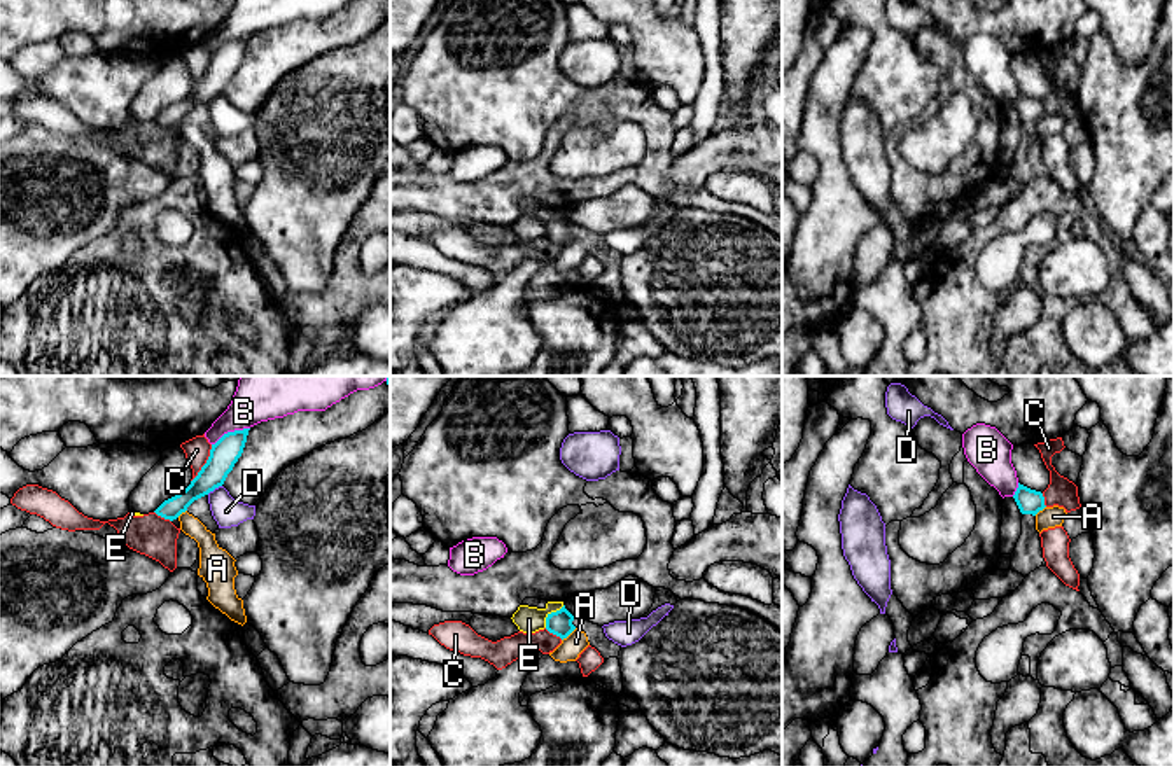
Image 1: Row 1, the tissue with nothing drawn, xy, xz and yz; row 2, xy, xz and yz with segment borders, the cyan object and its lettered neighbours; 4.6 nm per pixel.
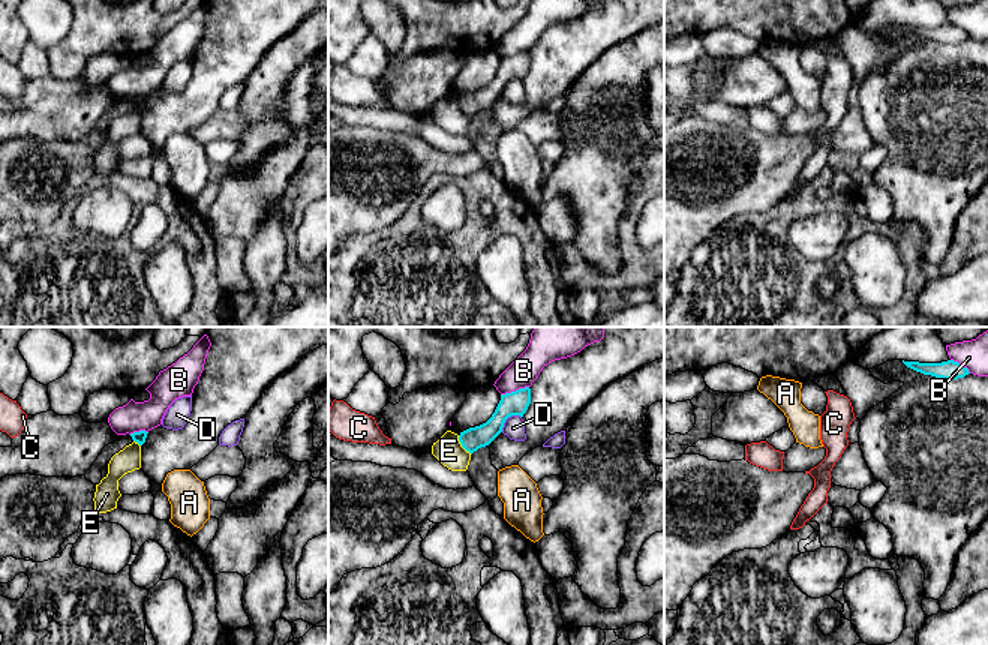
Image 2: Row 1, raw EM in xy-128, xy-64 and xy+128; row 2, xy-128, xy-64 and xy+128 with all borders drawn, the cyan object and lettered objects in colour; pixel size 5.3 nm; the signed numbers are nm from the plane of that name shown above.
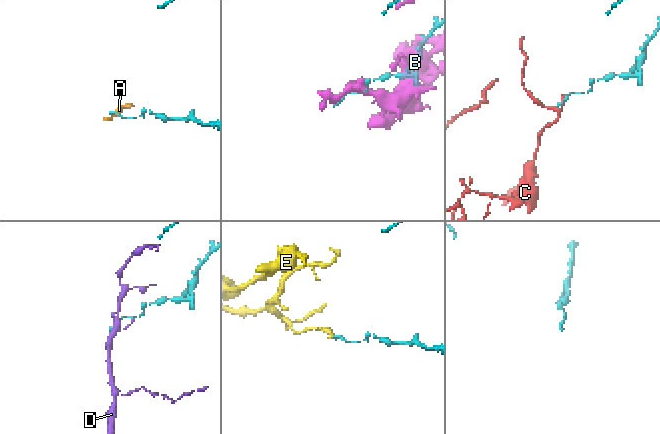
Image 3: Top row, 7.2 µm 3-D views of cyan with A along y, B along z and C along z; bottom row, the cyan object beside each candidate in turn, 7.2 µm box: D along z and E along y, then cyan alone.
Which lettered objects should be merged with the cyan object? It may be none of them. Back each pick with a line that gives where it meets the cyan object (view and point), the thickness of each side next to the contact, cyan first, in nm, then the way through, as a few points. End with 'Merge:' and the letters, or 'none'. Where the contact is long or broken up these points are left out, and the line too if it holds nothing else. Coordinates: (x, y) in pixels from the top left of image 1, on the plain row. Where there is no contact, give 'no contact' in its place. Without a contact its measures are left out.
Merge: none

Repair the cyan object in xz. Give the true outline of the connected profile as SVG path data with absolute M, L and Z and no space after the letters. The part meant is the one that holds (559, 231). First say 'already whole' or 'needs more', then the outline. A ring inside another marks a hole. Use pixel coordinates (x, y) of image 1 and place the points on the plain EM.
already whole; M563 213L560 219L548 222L546 238L563 248L576 238L572 229L574 224Z

